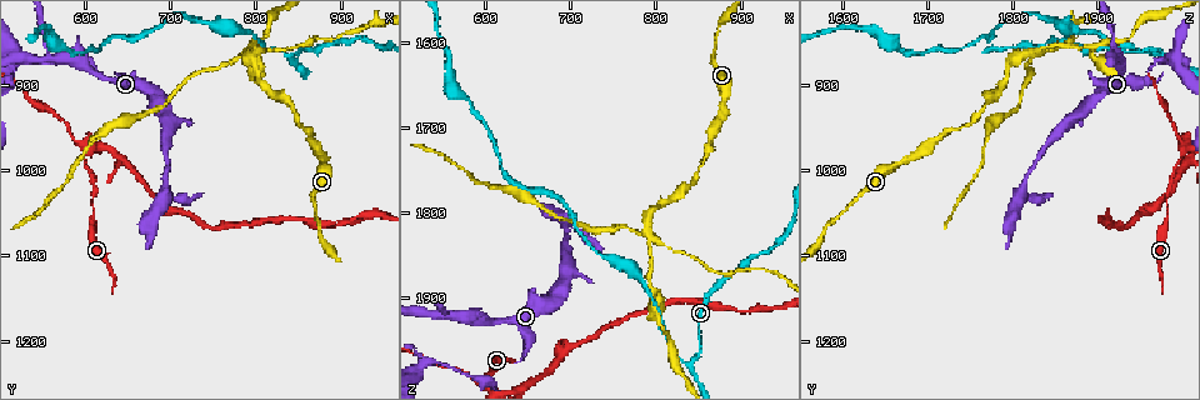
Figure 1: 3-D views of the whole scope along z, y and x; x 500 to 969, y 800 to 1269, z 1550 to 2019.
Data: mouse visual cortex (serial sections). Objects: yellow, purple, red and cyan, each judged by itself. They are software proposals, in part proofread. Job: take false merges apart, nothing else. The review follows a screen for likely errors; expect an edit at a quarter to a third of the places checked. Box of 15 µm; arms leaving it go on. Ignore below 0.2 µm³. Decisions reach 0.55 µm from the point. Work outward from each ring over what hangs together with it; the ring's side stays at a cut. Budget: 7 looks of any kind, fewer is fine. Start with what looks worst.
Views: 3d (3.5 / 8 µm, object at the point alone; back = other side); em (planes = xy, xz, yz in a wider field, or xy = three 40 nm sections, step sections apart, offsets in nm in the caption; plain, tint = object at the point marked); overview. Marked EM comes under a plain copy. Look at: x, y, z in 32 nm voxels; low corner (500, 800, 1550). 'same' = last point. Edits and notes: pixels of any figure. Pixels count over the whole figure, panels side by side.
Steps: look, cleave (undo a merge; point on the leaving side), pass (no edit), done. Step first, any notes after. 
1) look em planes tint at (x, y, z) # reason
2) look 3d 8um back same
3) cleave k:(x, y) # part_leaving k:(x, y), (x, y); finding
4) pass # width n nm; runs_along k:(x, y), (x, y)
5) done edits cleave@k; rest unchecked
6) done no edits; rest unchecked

look 3d 8um at (790, 865, 1820) # thick turns thin

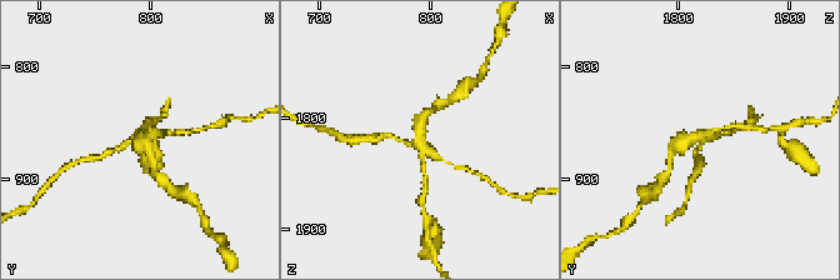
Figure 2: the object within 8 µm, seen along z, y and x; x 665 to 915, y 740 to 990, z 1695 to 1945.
look em xy step 5 tint at (790, 864, 1820)

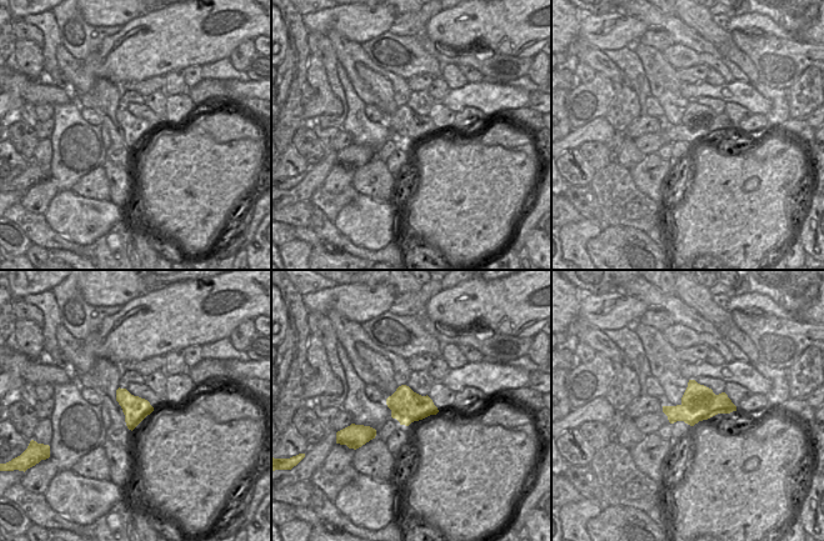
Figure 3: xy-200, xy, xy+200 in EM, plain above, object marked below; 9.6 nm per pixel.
cleave 2:(109, 151) # part_leaving 2:(130, 141), (105, 155), (89, 159); a second cell is stuck on

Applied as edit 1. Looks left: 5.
look 3d 3.5um at (795, 855, 1885) # two arms in line, one across

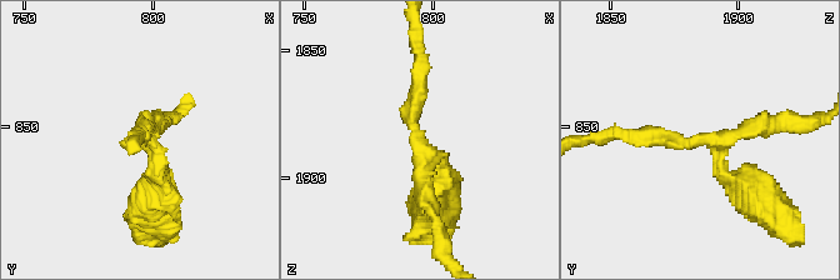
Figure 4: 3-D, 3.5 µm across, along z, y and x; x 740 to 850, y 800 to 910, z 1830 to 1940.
look em xy step 5 tint at (795, 855, 1887) # arms 3; arm_widths 200, 200, 250 nm; now the EM

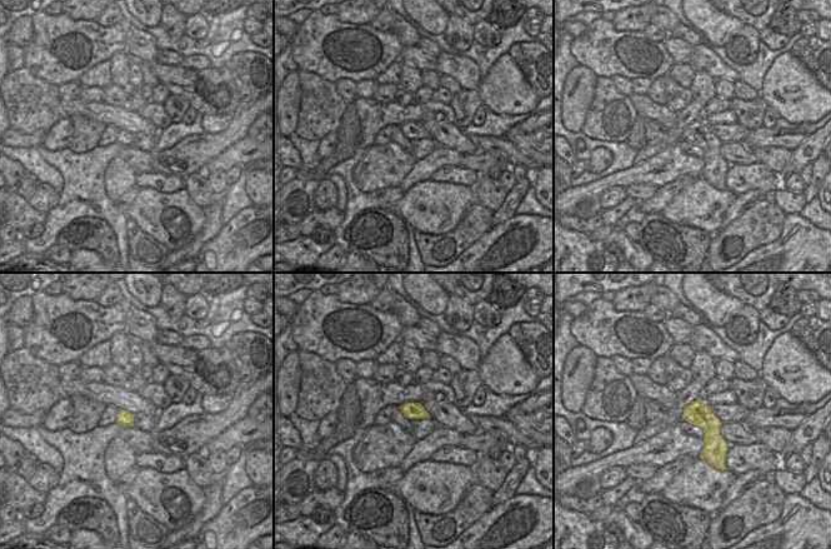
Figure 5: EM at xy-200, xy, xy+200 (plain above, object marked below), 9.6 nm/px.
pass # runs_along 4:(419, 70), (411, 125), (434, 224); one cell here

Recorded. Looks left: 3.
look overview

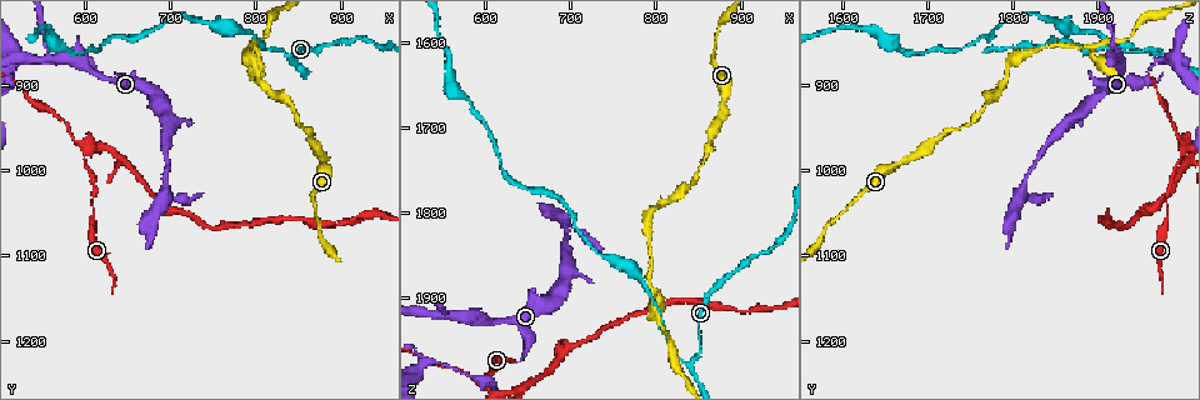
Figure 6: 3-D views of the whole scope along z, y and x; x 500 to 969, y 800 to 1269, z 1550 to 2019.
look 3d 3.5um at (605, 975, 1995)

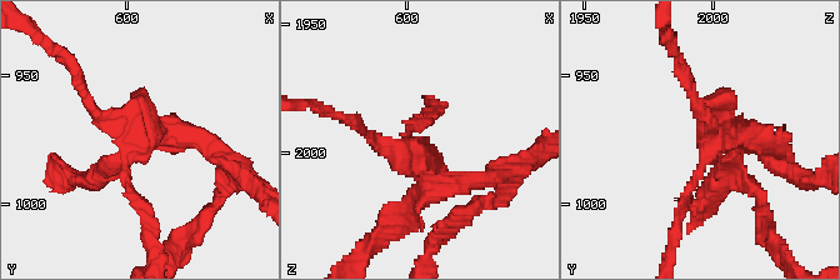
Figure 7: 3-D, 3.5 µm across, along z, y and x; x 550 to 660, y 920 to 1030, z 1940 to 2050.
look em xy step 3 tint at (602, 978, 1999)

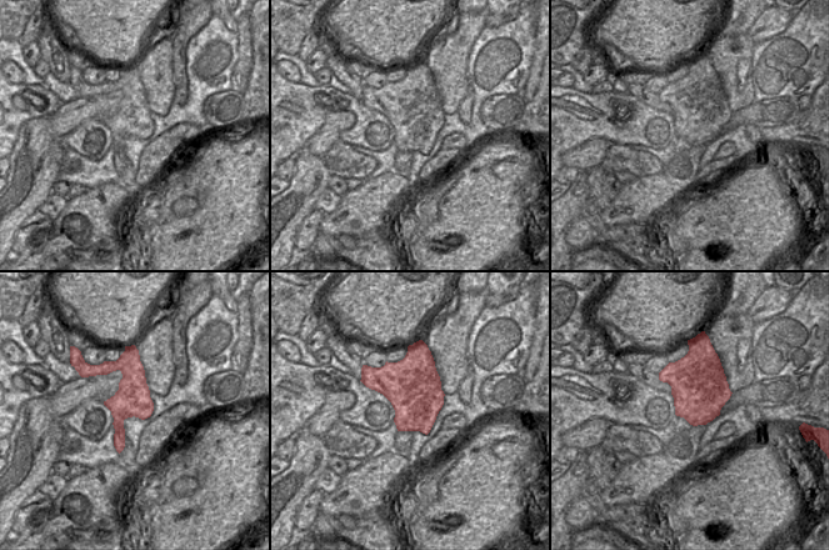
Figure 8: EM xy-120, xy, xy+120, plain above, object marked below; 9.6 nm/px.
cleave 7:(726, 159) # part_leaving 7:(173, 131), (203, 139), (260, 193); two cells meet here

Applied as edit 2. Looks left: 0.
done edits cleave@2, cleave@7; rest unchecked

